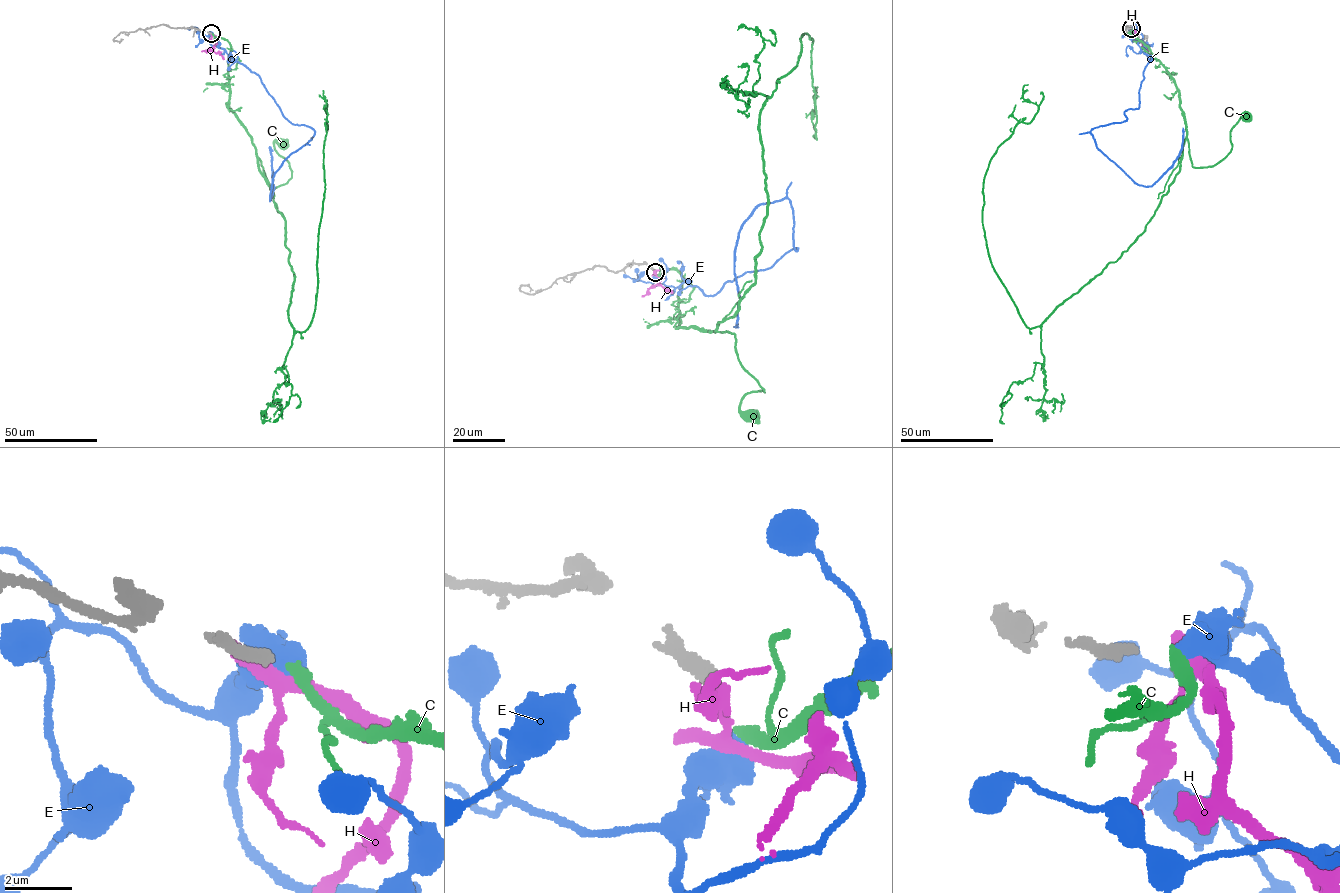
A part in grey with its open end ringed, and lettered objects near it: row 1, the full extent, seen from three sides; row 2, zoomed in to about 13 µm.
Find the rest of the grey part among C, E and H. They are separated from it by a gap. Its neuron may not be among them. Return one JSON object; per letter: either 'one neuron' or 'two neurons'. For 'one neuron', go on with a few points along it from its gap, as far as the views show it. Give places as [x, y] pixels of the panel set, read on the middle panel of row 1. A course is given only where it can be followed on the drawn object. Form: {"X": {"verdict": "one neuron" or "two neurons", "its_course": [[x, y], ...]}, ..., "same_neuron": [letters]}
{"C": {"verdict": "one neuron", "its_course": [[656, 274], [682, 277], [679, 327], [735, 335], [739, 363], [763, 389], [742, 399], [750, 415]]}, "E": {"verdict": "two neurons"}, "H": {"verdict": "two neurons"}, "same_neuron": ["C"]}

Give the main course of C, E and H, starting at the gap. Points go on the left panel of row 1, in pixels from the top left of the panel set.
C: (212, 33), (230, 44), (229, 109), (271, 189), (291, 177), (275, 150), (282, 143)
E: (211, 33), (209, 42), (260, 77), (287, 120), (314, 130), (273, 176), (270, 201), (269, 146)
H: (210, 33), (218, 38), (213, 51), (223, 59)

